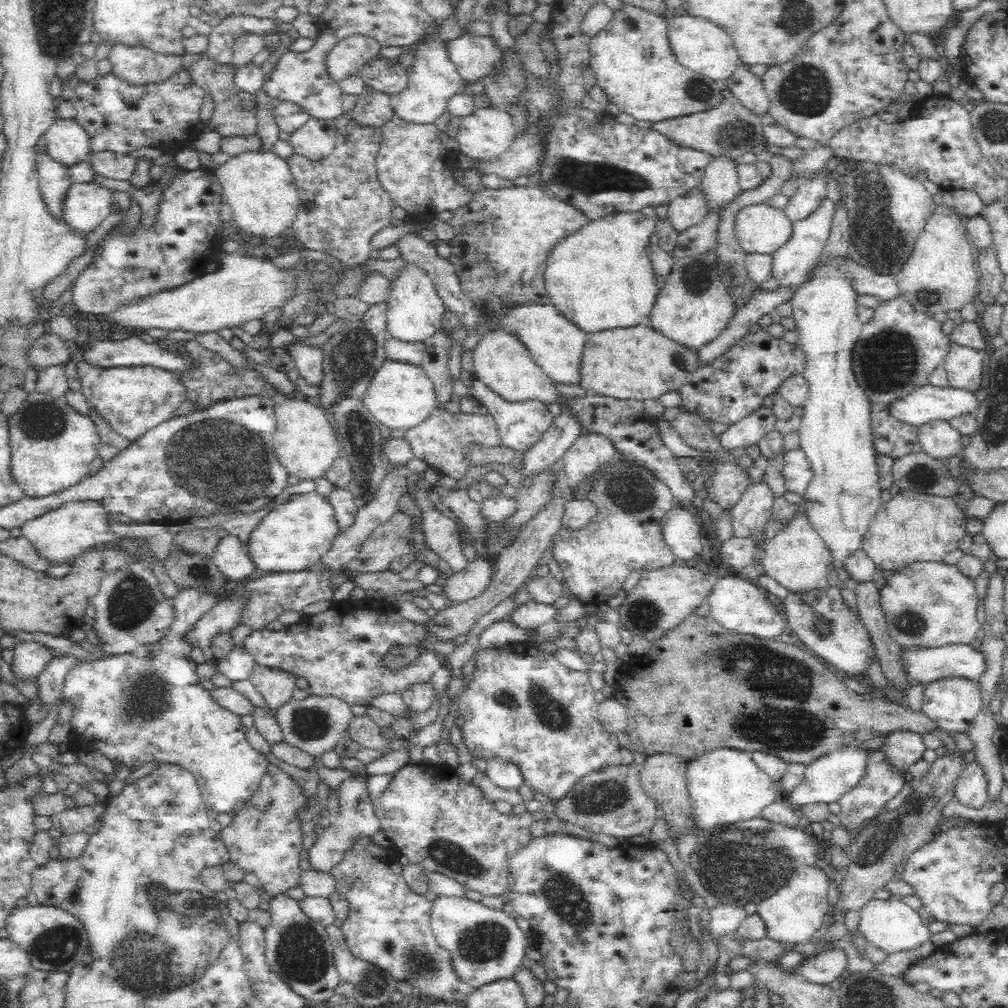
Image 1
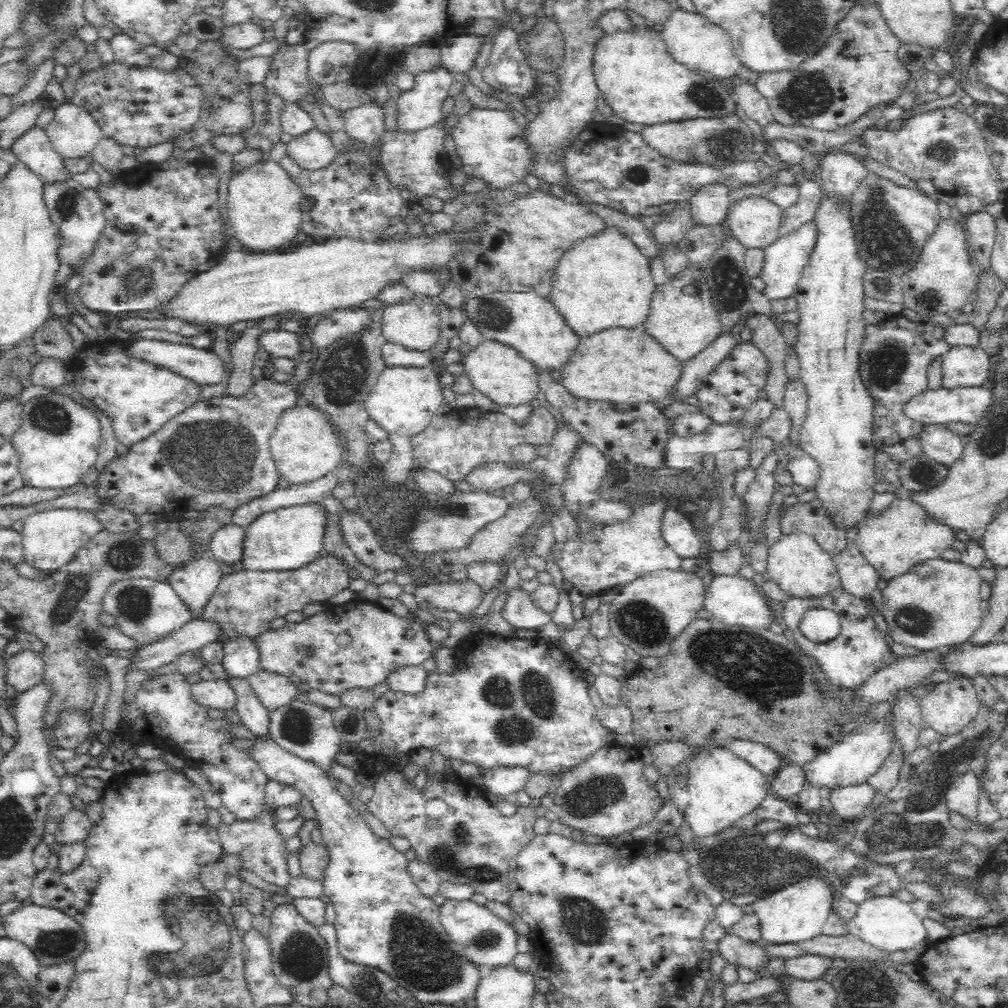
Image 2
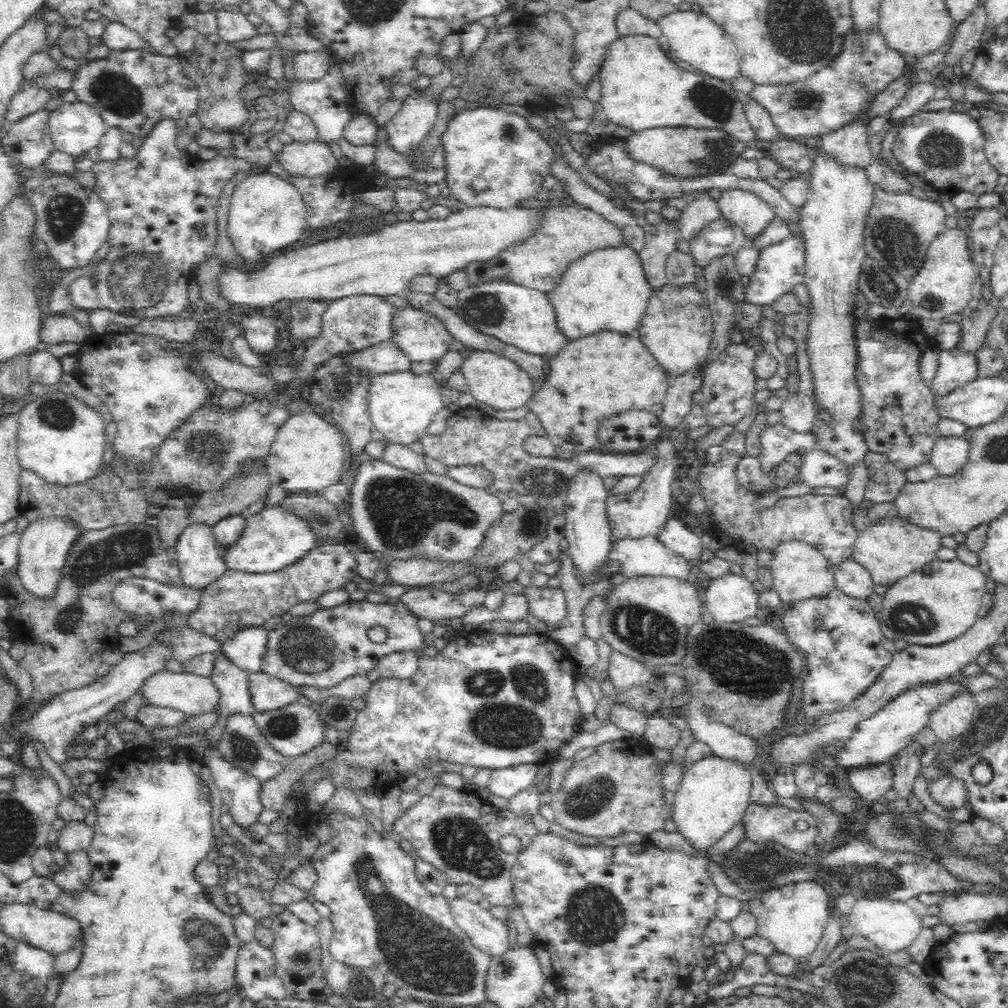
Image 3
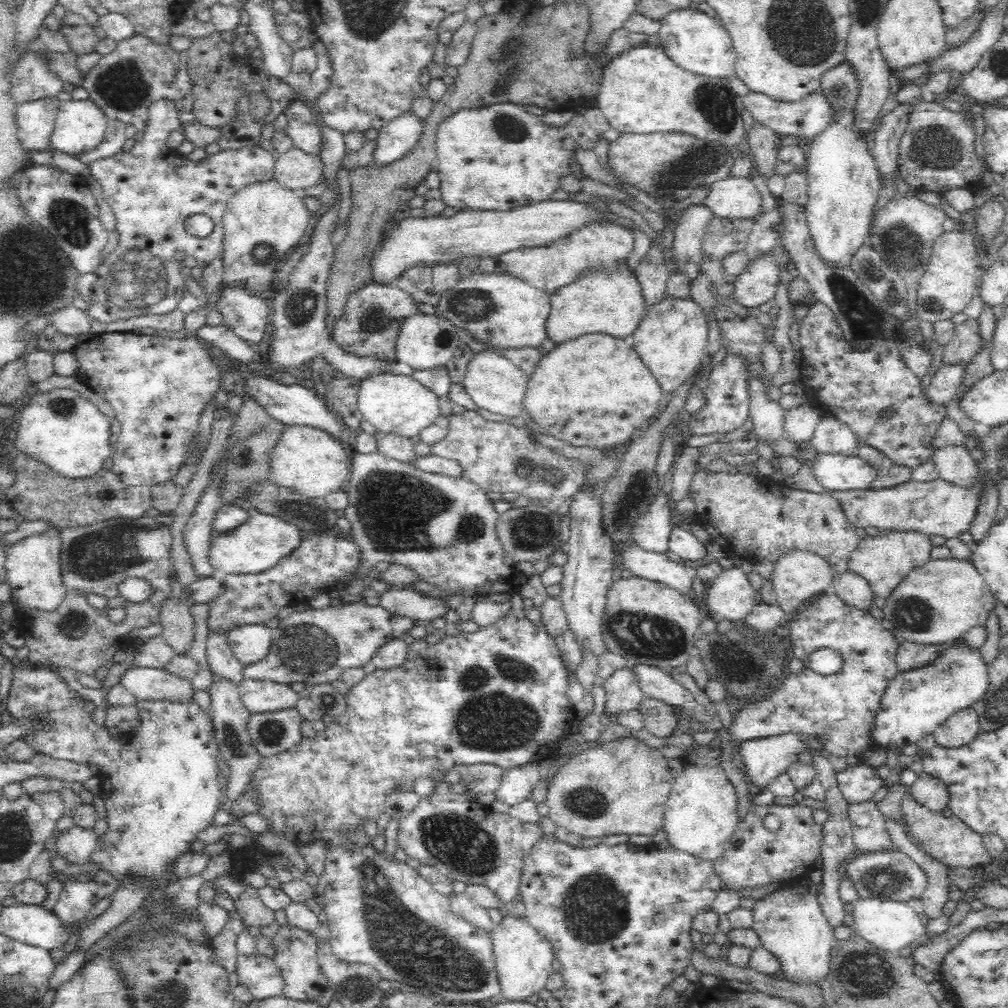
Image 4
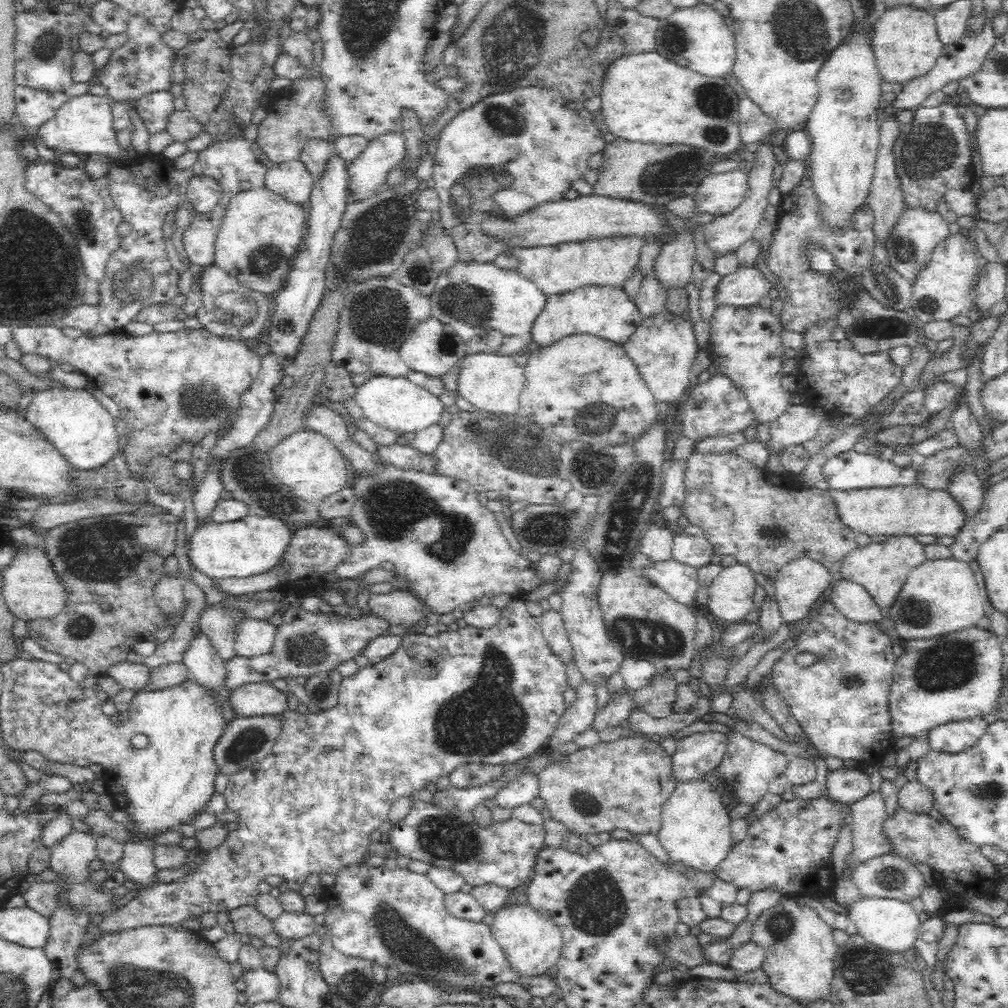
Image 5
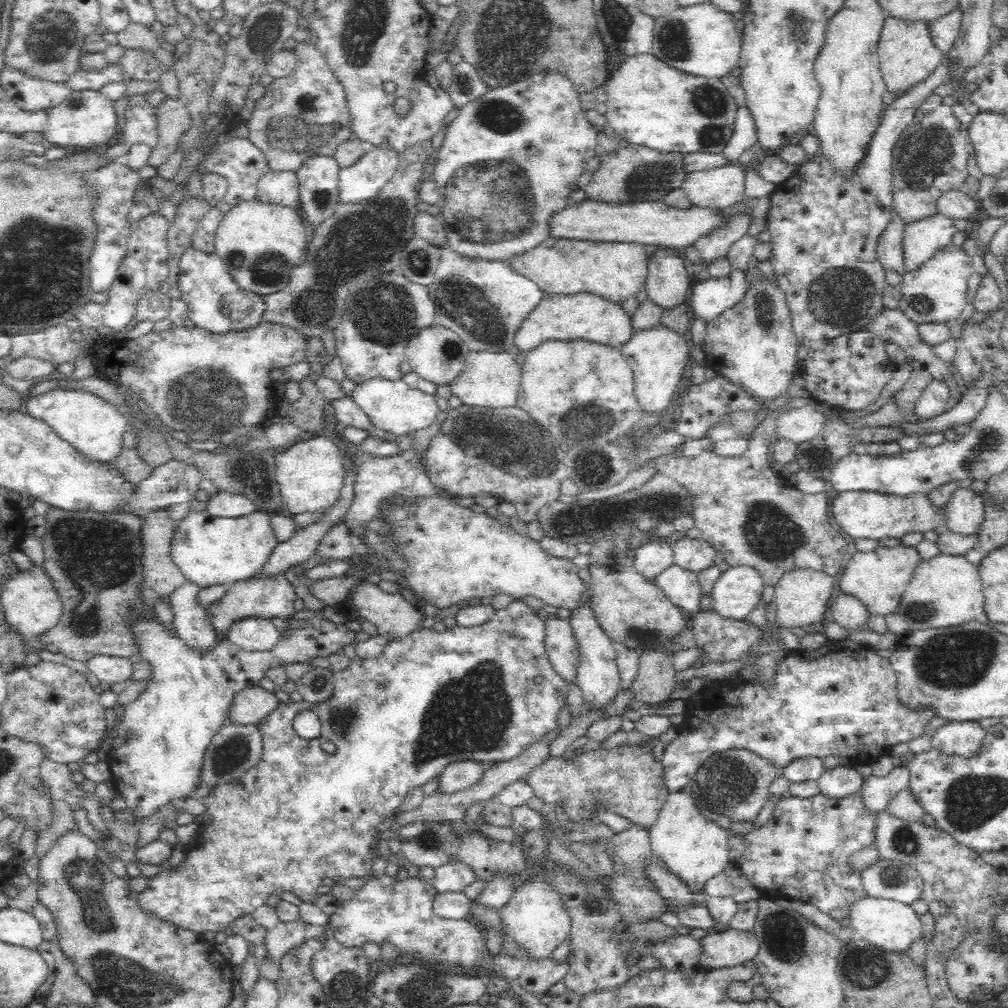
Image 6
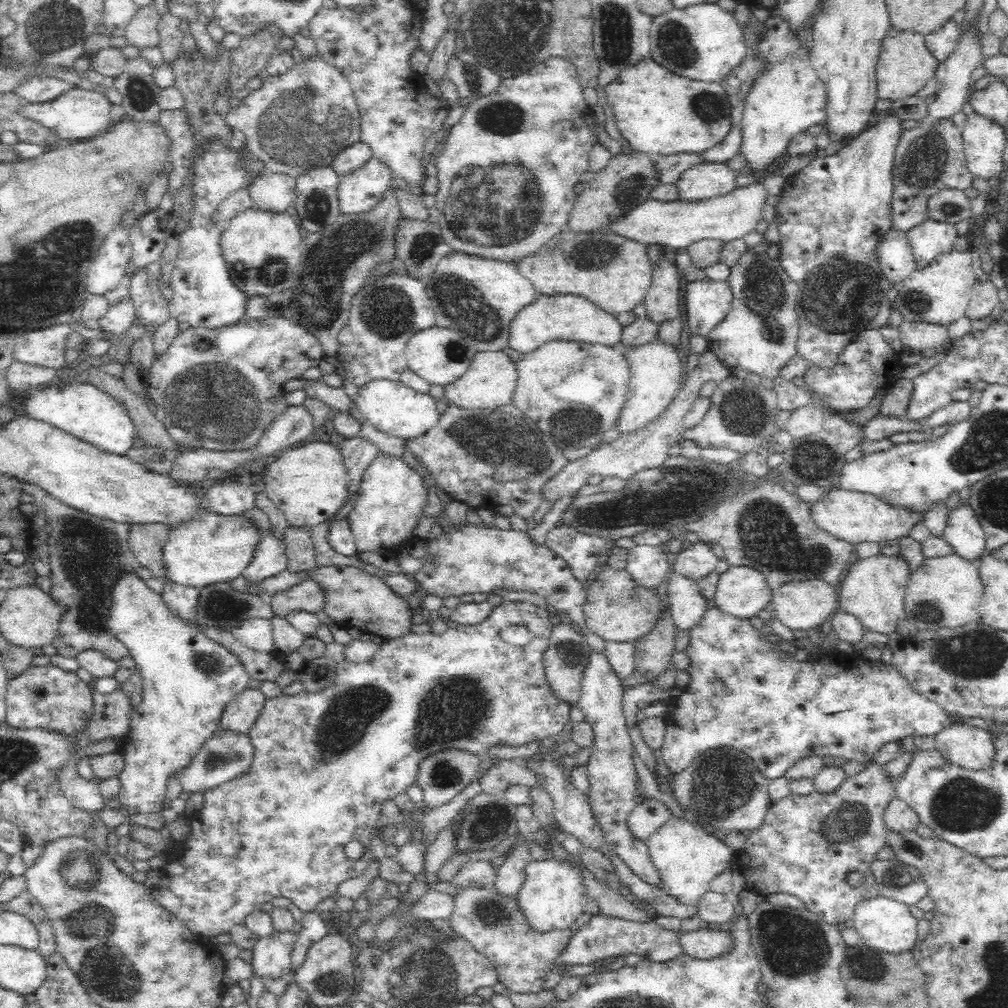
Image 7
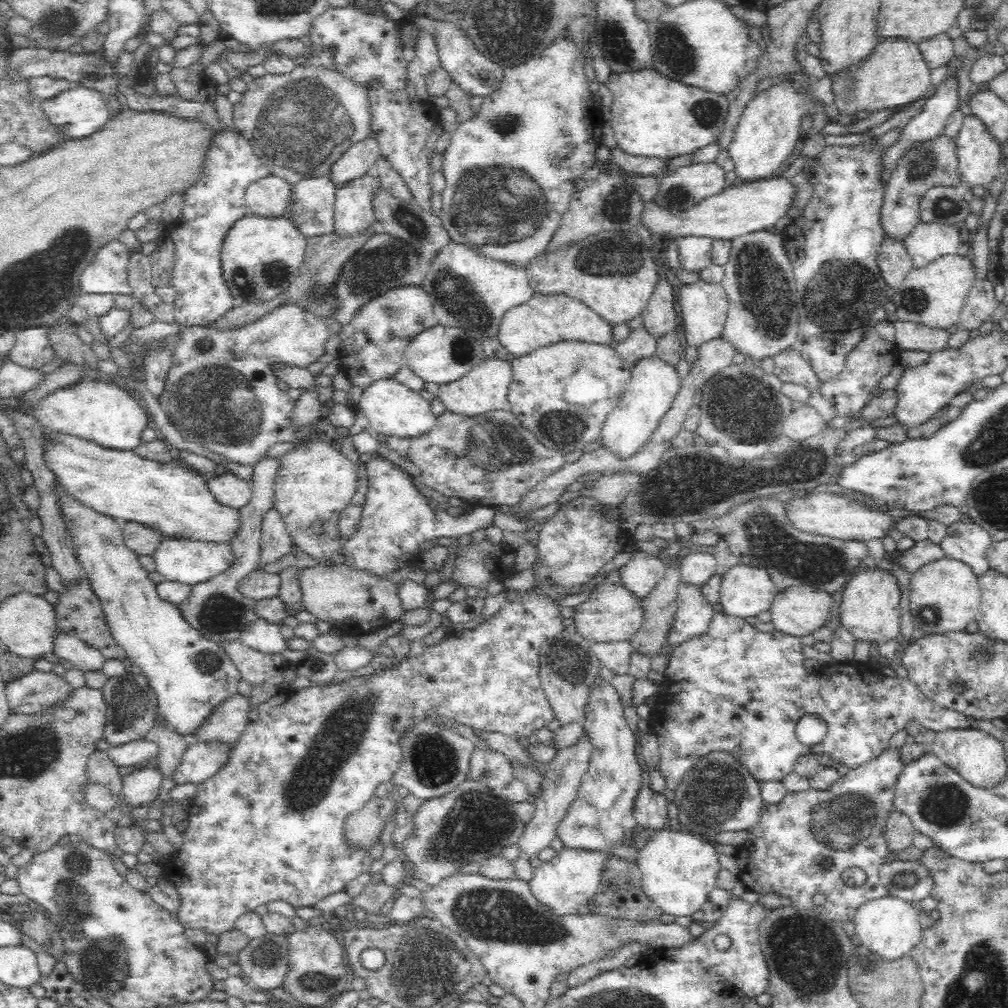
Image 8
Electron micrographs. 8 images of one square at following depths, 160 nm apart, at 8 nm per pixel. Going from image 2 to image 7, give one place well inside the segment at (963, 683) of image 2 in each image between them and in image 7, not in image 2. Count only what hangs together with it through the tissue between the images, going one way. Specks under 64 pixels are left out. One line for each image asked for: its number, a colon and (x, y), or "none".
3: (952, 718)
4: (963, 726)
5: (956, 736)
6: (964, 739)
7: (967, 746)

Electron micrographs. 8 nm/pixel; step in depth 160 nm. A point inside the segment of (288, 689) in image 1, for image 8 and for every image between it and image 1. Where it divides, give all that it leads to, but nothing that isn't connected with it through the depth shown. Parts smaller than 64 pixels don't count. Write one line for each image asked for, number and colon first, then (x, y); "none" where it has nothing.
2: (274, 690)
3: (268, 692)
4: (258, 696)
5: (254, 699)
6: (251, 705)
7: (242, 712)
8: (228, 723)

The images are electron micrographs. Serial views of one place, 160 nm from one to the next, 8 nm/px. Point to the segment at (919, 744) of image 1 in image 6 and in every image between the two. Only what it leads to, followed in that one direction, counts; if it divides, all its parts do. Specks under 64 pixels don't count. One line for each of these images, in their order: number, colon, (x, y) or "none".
2: (886, 778)
3: (872, 783)
4: (858, 783)
5: (846, 785)
6: (839, 782)

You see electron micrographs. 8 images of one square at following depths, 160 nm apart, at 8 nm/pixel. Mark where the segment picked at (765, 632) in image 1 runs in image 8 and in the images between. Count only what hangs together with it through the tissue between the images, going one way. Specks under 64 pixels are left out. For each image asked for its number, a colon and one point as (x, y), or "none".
2: (737, 601)
3: (731, 598)
4: (730, 596)
5: (730, 598)
6: (734, 595)
7: (741, 591)
8: (745, 591)

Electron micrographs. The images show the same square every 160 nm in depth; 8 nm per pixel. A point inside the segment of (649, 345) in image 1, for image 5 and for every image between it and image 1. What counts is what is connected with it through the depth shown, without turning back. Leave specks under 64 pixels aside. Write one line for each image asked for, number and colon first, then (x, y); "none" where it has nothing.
2: (624, 365)
3: (608, 372)
4: (594, 391)
5: (582, 388)

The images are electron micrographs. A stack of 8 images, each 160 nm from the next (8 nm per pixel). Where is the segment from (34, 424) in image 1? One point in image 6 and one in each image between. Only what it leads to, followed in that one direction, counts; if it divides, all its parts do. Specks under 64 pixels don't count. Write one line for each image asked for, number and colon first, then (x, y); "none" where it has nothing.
2: (57, 440)
3: (60, 438)
4: (67, 433)
5: (73, 421)
6: (93, 428)

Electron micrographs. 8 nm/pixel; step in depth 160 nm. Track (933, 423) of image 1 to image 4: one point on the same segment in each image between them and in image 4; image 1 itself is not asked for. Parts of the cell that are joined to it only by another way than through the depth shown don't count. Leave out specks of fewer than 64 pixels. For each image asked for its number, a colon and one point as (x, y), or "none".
2: (939, 443)
3: (949, 453)
4: (954, 463)

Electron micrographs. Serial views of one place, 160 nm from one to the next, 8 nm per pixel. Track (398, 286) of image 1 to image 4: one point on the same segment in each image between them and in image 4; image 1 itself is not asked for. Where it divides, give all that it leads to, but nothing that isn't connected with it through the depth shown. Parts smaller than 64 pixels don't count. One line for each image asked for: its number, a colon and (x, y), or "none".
2: (413, 323)
3: (422, 337)
4: (424, 341)

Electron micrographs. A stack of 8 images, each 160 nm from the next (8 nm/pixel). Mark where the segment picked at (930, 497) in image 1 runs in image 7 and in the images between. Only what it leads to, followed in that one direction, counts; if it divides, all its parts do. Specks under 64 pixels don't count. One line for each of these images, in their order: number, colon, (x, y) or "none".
2: (904, 534)
3: (892, 548)
4: (883, 560)
5: (882, 567)
6: (878, 578)
7: (873, 588)

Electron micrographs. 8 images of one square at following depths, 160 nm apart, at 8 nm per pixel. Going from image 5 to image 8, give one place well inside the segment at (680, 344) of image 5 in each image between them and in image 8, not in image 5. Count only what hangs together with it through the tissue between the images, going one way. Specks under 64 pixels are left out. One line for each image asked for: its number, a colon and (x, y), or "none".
6: (658, 356)
7: (655, 369)
8: (654, 382)

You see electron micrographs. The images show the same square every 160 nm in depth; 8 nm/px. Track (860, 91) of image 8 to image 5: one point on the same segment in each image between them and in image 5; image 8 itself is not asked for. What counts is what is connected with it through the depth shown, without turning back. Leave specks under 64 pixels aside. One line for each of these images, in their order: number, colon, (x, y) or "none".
5: (905, 43)
6: (907, 54)
7: (905, 65)

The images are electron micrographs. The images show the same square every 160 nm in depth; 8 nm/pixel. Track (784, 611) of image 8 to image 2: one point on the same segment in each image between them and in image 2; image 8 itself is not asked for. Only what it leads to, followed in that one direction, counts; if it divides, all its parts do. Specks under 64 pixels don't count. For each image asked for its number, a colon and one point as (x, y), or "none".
2: (796, 562)
3: (800, 571)
4: (798, 574)
5: (800, 582)
6: (801, 595)
7: (800, 605)

